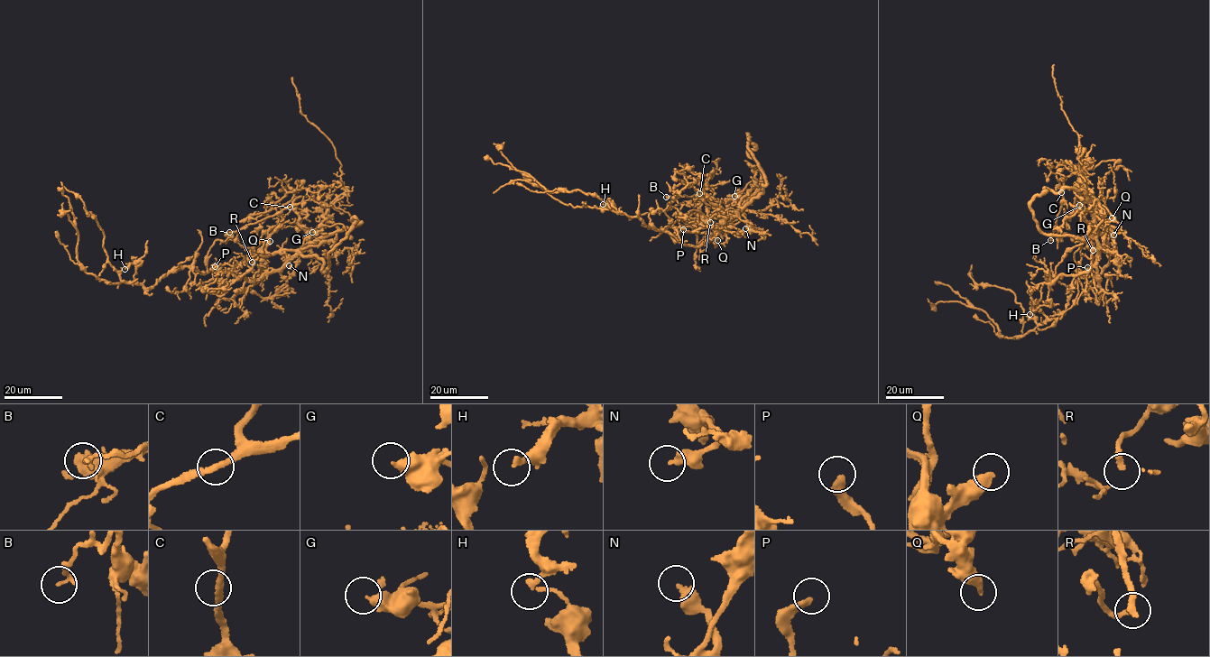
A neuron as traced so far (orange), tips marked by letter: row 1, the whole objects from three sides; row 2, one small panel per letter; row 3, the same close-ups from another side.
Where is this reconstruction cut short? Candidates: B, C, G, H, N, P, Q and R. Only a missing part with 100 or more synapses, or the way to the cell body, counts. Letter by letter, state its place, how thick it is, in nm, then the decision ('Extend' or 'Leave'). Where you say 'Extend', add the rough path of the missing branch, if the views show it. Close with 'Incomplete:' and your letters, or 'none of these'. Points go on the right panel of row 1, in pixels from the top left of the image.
B: Place: (1050, 240). Thickness 150 nm. Leave
C: Place: (1061, 192). Thickness 240 nm. Leave
G: Place: (1079, 205). Thickness 380 nm. Leave
H: Place: (1029, 314). Thickness 130 nm. Leave
N: Place: (1113, 235). Thickness 420 nm. Leave
P: Place: (1087, 267). Thickness 340 nm. Leave
Q: Place: (1112, 217). Thickness 440 nm. Leave
R: Place: (1093, 250). Thickness 150 nm. Leave
Incomplete: none of these

